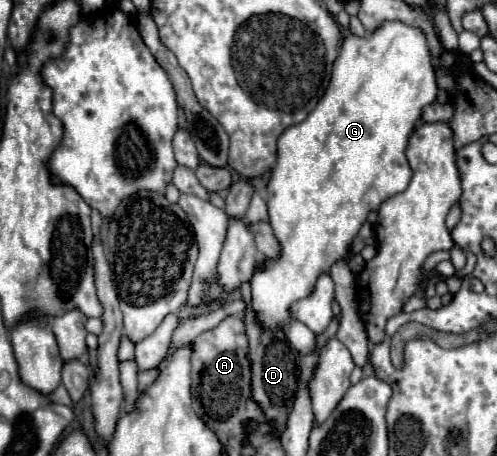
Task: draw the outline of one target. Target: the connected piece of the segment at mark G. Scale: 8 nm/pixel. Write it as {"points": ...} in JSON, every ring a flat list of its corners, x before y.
{"points":[[387,21,367,37,345,37,341,53,333,63,331,83,325,95,305,121,287,127,277,141,277,165,267,183,267,211,269,225,281,245,281,257,277,257,277,261,263,257,253,271,251,305,257,309,261,325,269,325,269,329,281,325,281,329,285,329,285,325,291,323,291,305,309,297,315,291,319,275,329,273,341,257,349,261,353,273,359,273,365,267,361,255,349,253,349,245,353,245,353,237,357,237,371,209,379,209,385,199,407,189,411,167,405,159,405,147,421,117,421,109,431,105,435,97,435,69,421,29,399,21]]}

